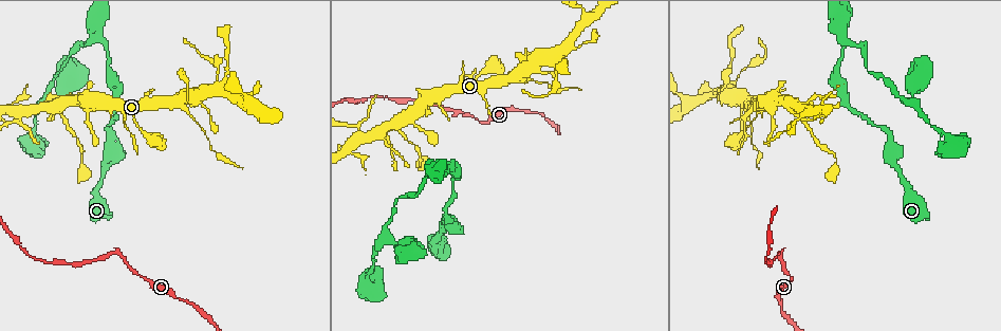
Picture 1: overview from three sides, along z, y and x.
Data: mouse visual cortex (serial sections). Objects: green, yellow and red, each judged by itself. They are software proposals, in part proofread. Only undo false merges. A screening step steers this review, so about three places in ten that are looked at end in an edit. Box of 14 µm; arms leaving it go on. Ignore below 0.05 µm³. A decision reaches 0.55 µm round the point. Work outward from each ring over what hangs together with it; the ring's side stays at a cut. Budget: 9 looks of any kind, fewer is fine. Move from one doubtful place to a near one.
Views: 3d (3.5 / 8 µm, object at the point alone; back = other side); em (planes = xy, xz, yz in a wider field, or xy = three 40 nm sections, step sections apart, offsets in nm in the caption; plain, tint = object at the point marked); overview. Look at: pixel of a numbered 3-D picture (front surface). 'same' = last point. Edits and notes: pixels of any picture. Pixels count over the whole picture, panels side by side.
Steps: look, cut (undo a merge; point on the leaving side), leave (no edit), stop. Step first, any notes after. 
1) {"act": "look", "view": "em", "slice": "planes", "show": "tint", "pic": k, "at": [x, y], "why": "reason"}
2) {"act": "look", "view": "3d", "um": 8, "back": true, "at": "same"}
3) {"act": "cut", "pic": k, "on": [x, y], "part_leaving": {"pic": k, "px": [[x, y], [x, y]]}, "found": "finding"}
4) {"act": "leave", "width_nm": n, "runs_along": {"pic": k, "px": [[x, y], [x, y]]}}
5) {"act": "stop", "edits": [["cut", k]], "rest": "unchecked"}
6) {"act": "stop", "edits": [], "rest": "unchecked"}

{"act": "look", "view": "3d", "um": 3.5, "pic": 1, "at": [397, 131], "why": "side arm on a straight run"}

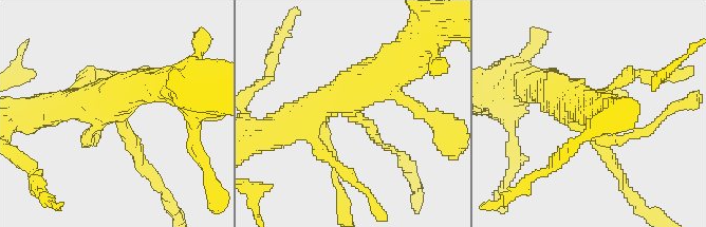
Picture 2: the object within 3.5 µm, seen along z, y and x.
{"act": "look", "view": "em", "slice": "xy", "step": 2, "show": "tint", "pic": 2, "at": [355, 112]}

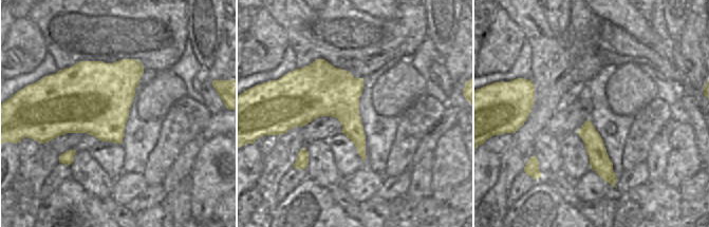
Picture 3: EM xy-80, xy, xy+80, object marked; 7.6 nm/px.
{"act": "leave", "runs_along": {"pic": 3, "px": [[588, 124], [599, 162], [611, 180]]}, "found": "continuous, no second cell"}

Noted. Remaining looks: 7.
{"act": "look", "view": "3d", "um": 3.5, "pic": 1, "at": [182, 103], "why": "three arms meet"}

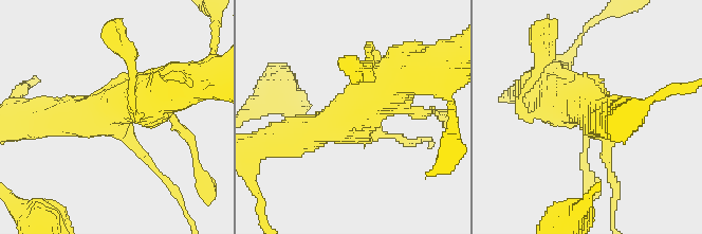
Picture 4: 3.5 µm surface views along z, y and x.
{"act": "look", "view": "em", "slice": "xy", "step": 1, "show": "tint", "pic": 4, "at": [120, 117], "arms": 3, "arm_widths_nm": [150, 400, 700]}

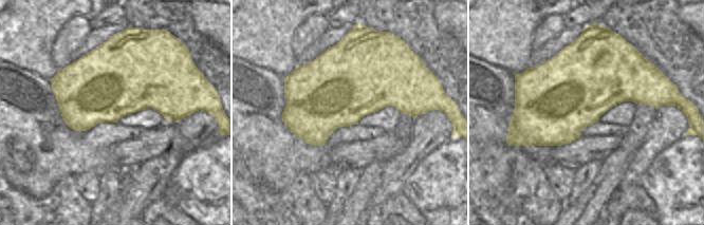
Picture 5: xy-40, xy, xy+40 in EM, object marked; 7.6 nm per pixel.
{"act": "cut", "pic": 4, "on": [151, 164], "part_leaving": {"pic": 4, "px": [[128, 138], [181, 199], [187, 219]]}, "found": "two cells meet here"}

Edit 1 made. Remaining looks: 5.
{"act": "look", "view": "3d", "um": 3.5, "pic": 1, "at": [116, 253], "why": "sharp bend"}

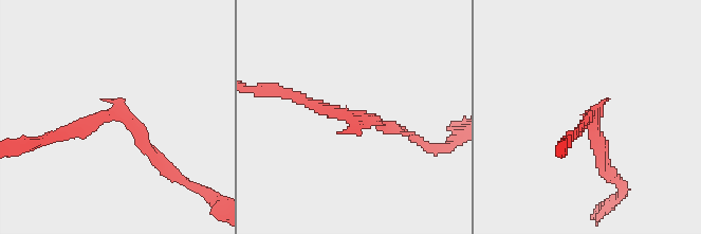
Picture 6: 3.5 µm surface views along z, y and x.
{"act": "leave", "arm_widths_nm": [150, 150], "runs_along": {"pic": 6, "px": [[401, 130], [293, 95]]}, "found": "one cell here"}

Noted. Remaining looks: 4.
{"act": "look", "view": "3d", "um": 3.5, "pic": 1, "at": [865, 43], "why": "sharp bend"}

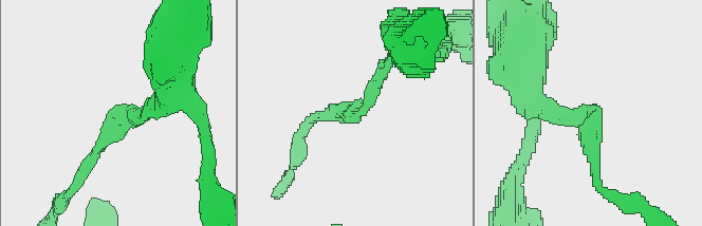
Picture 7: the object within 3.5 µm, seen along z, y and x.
{"act": "look", "view": "em", "slice": "planes", "show": "tint", "pic": 7, "at": [123, 115], "arm_widths_nm": [150, 200], "why": "shape alone is not enough"}

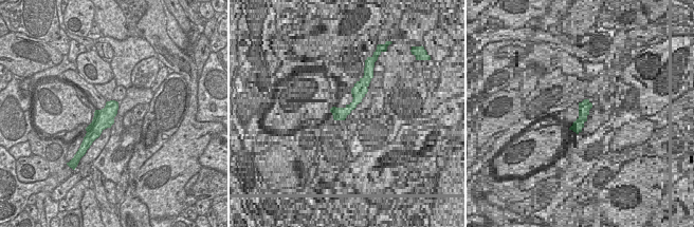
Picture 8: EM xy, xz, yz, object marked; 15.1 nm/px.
{"act": "leave", "runs_along": {"pic": 7, "px": [[154, 101], [115, 118], [86, 170]]}, "found": "one cell here"}

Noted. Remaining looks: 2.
{"act": "stop", "edits": [["cut", 4]], "rest": "unchecked"}

